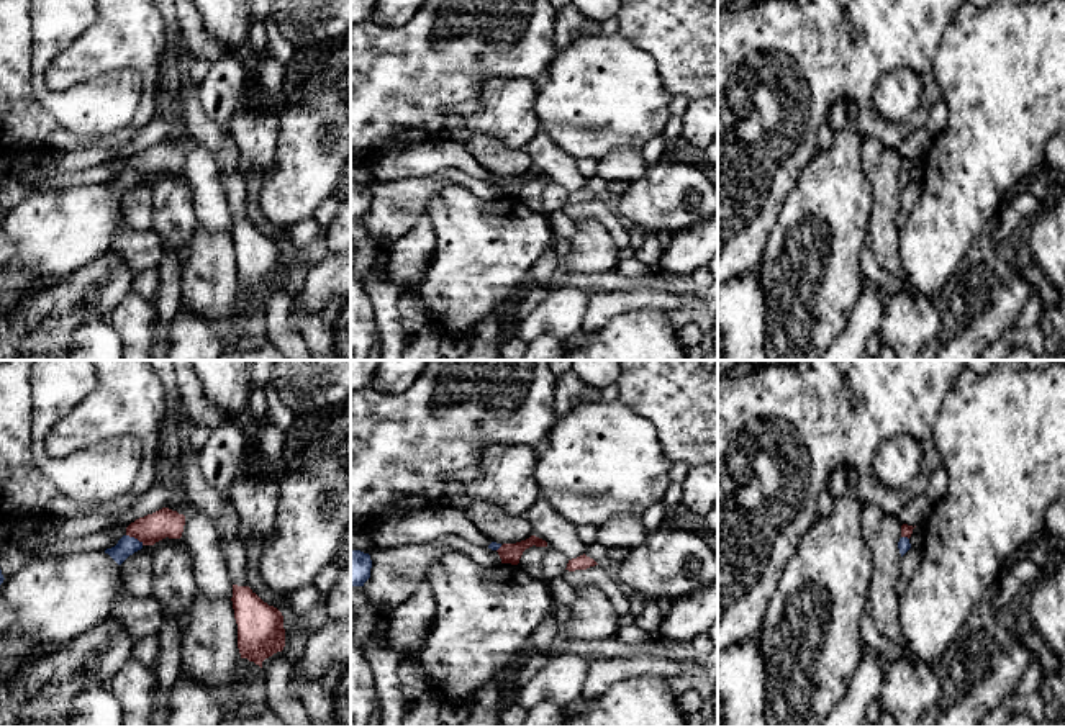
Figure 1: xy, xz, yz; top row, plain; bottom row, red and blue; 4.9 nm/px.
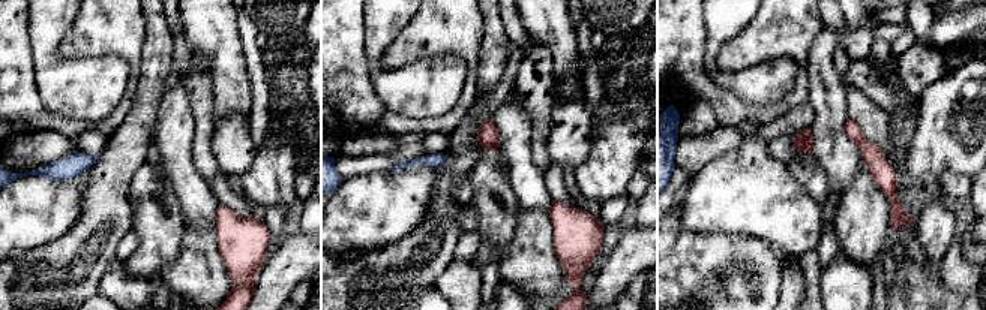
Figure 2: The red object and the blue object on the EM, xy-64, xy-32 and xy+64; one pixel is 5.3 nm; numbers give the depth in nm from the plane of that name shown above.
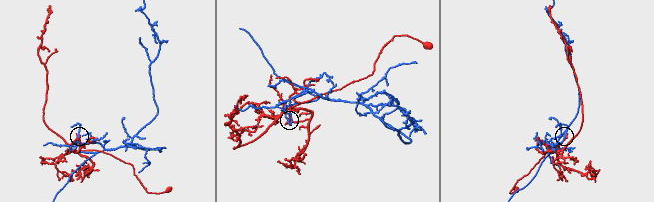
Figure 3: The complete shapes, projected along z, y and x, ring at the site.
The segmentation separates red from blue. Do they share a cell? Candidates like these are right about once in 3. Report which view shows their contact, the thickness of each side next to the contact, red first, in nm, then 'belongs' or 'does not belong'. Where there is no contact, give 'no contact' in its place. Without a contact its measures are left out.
contact in xy; calibres 140 and 100 nm; does not belong

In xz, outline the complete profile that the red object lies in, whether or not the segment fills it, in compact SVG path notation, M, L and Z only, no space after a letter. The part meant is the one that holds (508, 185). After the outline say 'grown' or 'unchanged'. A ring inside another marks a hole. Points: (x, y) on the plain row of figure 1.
M531 169L529 172L516 177L503 177L496 185L501 192L501 196L518 198L523 185L532 178L547 180L547 175L536 169Z; unchanged

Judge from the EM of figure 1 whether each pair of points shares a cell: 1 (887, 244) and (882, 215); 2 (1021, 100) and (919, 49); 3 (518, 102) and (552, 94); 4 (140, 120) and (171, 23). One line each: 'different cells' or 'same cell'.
1: same cell
2: different cells
3: different cells
4: different cells

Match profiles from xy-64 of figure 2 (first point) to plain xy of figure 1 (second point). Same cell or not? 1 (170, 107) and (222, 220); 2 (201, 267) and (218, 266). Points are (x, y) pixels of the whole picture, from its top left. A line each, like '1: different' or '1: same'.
1: same
2: same

